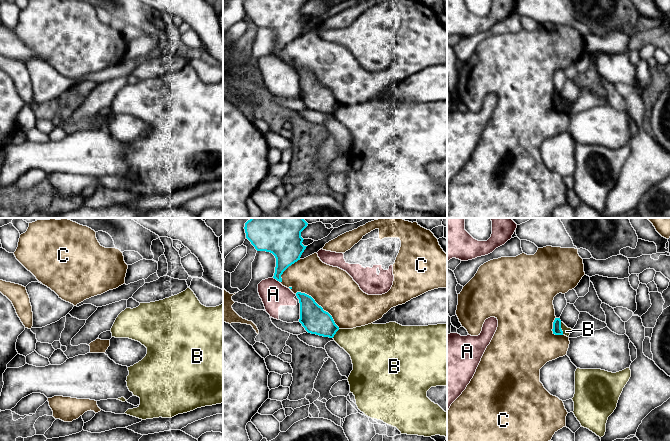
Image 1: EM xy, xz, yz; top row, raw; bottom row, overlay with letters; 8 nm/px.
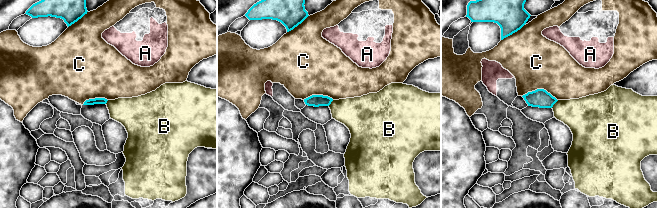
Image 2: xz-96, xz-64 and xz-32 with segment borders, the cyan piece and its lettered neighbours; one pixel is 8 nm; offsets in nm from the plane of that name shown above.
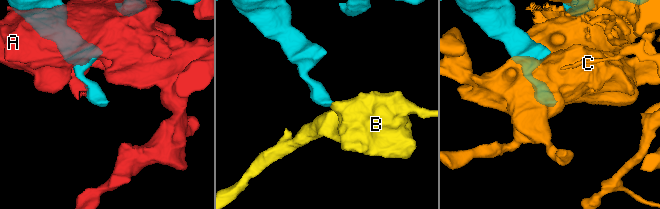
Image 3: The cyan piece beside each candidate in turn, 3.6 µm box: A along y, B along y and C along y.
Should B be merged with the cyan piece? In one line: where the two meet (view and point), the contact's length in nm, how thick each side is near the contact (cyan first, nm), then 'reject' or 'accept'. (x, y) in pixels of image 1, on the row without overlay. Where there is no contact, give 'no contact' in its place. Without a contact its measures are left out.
yz (560, 104) | 110 nm | 70/60 nm | reject

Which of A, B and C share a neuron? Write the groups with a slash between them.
A / B / C

